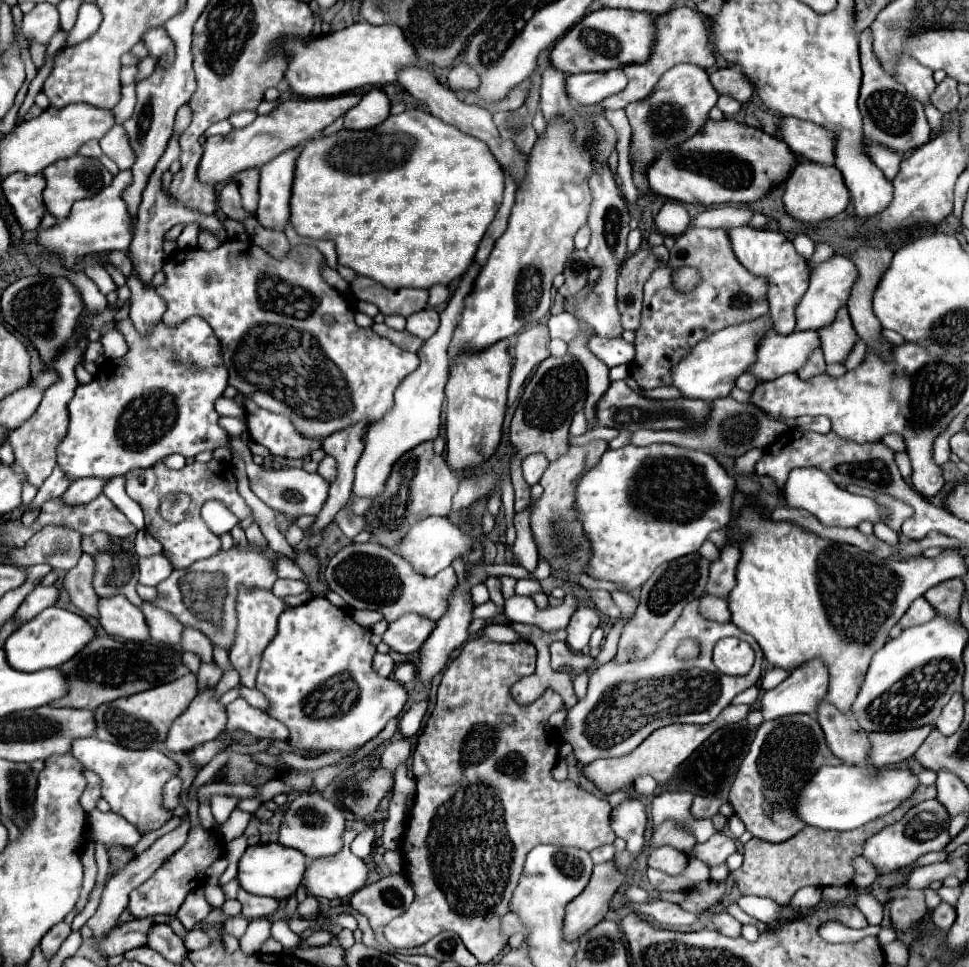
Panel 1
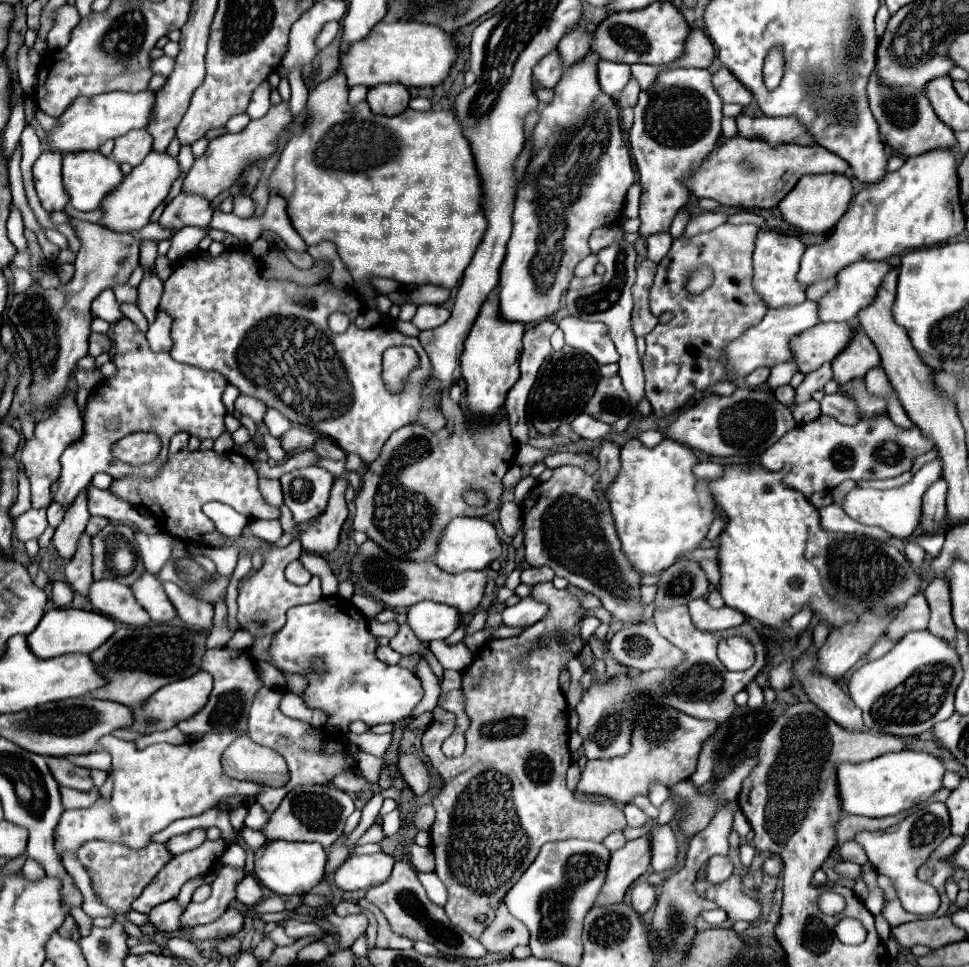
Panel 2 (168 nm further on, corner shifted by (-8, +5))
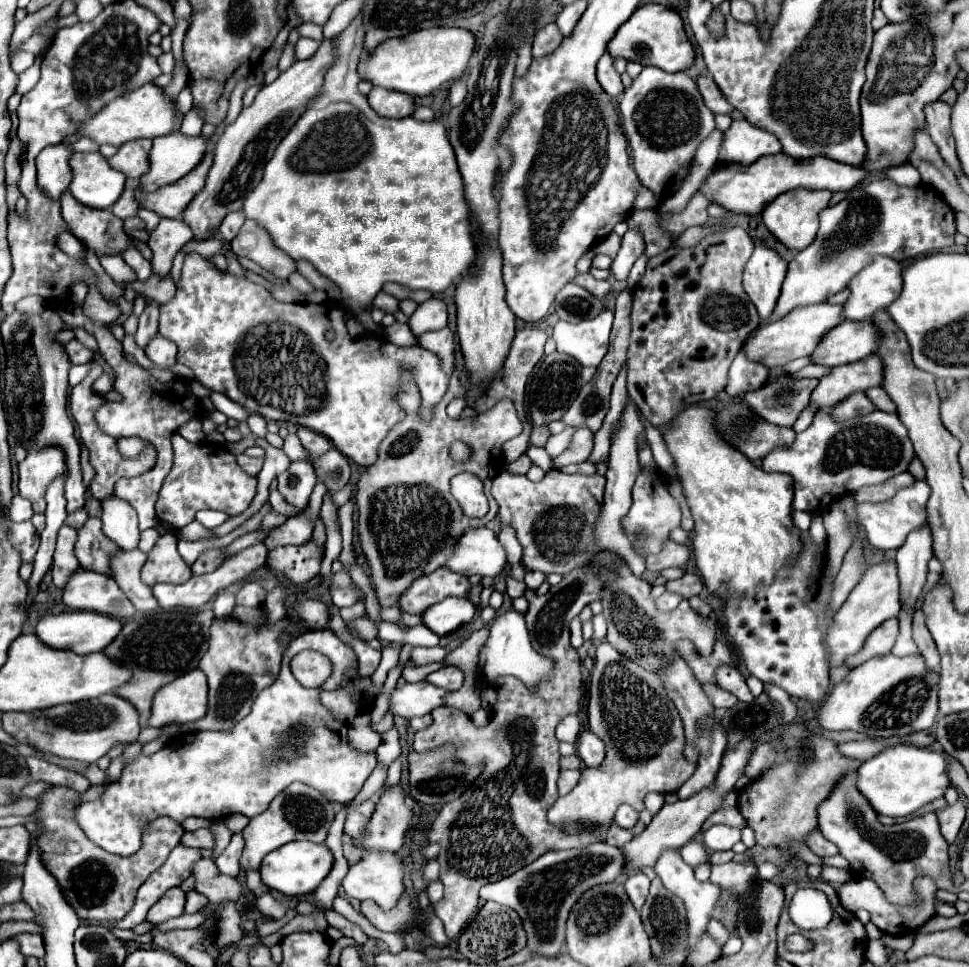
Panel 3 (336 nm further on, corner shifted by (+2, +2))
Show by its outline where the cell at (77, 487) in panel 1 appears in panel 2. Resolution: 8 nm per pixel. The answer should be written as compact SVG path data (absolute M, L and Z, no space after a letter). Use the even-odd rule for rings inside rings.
M52 502L48 508L48 524L56 528L62 522L62 516L64 516L64 508L58 502Z

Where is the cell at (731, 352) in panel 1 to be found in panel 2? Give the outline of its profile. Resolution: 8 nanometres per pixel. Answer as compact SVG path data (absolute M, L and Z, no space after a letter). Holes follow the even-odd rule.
M806 300L804 304L798 304L794 308L778 308L768 310L768 314L762 318L762 322L750 330L746 330L740 338L728 342L726 346L726 368L732 372L732 380L740 382L746 374L754 372L760 366L776 366L782 362L788 362L792 358L790 340L798 334L802 334L808 328L814 328L820 322L818 318L818 304Z

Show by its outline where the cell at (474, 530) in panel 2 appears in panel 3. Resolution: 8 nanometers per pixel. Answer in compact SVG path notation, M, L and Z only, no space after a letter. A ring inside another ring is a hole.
M488 527L466 529L464 535L452 547L452 557L446 561L446 569L460 575L494 577L506 565L506 553L500 547L496 533Z

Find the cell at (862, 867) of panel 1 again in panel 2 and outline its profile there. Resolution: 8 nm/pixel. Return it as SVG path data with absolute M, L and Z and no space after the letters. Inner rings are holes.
M850 840L846 844L840 844L838 854L840 854L842 860L850 860L850 862L856 862L856 864L866 864L868 862L862 846L858 846L858 842L854 842L854 840Z

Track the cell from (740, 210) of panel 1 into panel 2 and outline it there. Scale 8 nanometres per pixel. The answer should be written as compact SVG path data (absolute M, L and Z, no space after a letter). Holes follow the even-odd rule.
M702 212L702 214L694 216L694 218L688 222L682 238L690 238L690 236L696 236L696 234L702 234L702 232L710 232L710 230L714 230L716 226L724 224L726 218L728 218L728 216L722 214L722 212Z

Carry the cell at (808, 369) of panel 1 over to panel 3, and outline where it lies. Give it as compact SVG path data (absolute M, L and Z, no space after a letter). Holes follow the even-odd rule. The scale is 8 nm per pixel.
M778 377L776 383L764 385L744 395L744 401L770 423L792 427L800 411L808 407L812 389L818 379L786 379Z

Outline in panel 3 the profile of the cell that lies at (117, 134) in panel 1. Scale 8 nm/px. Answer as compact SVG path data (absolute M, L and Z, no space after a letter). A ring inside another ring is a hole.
M134 139L118 147L118 153L108 159L108 163L122 171L126 177L138 179L148 171L148 151L152 147L152 139Z

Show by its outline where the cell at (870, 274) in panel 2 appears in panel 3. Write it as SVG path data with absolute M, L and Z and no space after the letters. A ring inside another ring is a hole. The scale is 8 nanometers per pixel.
M876 255L858 275L848 283L850 297L842 307L844 319L864 321L874 315L876 309L888 307L902 291L902 265L894 259Z

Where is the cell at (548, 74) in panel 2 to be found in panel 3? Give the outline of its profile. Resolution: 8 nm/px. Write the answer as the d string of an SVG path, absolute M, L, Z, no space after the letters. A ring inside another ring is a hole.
M554 23L550 25L544 25L542 29L536 31L534 35L534 43L532 43L532 57L534 59L540 59L540 57L546 57L550 55L552 51L558 49L558 45L562 43L562 35L558 31L558 27Z

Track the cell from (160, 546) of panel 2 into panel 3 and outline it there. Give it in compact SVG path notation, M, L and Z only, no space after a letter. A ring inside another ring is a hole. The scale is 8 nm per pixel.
M112 495L102 503L102 523L104 535L110 537L118 547L132 551L138 549L138 519L136 511L128 507L126 501Z

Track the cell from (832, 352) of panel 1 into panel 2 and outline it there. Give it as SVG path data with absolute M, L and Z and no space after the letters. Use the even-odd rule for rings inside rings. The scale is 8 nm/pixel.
M860 330L852 344L832 360L834 376L832 380L838 382L838 386L844 386L850 380L864 378L868 370L880 366L880 354L870 342L870 338Z

